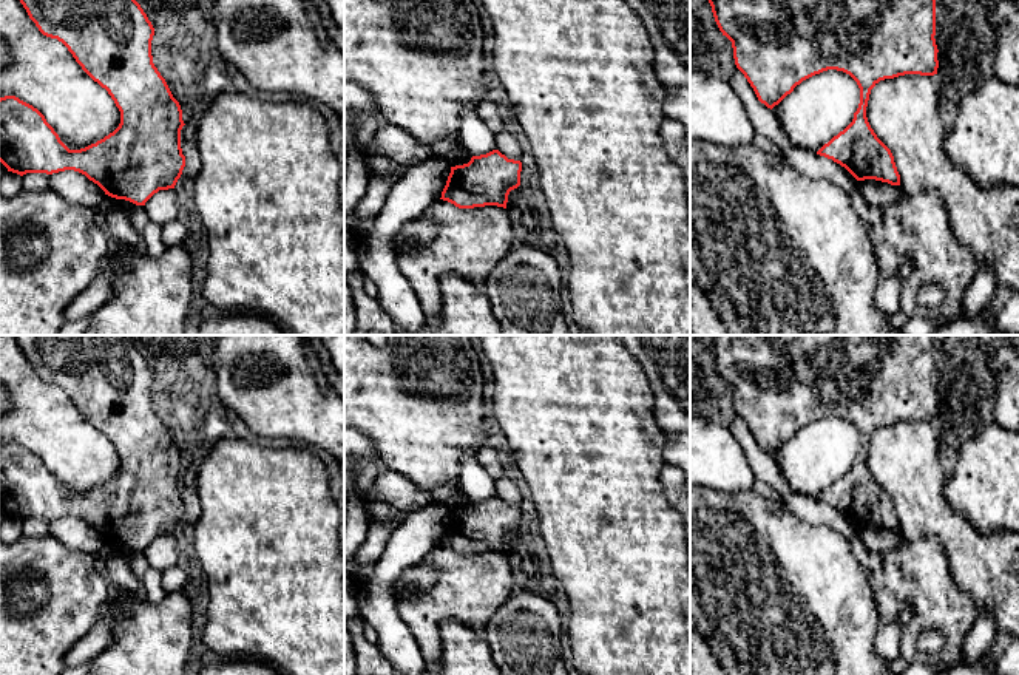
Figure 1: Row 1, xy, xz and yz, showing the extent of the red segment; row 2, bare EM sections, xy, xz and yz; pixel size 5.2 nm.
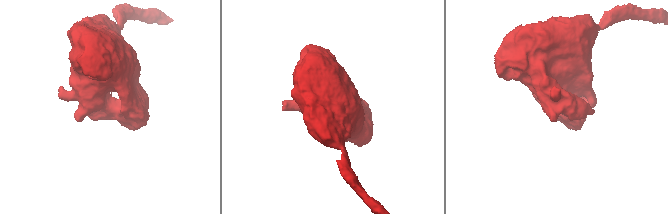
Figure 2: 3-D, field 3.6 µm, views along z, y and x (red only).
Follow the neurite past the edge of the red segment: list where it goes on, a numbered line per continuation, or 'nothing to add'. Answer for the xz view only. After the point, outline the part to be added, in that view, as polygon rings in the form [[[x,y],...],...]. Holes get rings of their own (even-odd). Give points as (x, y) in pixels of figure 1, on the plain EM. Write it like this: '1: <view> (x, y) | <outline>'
nothing to add

